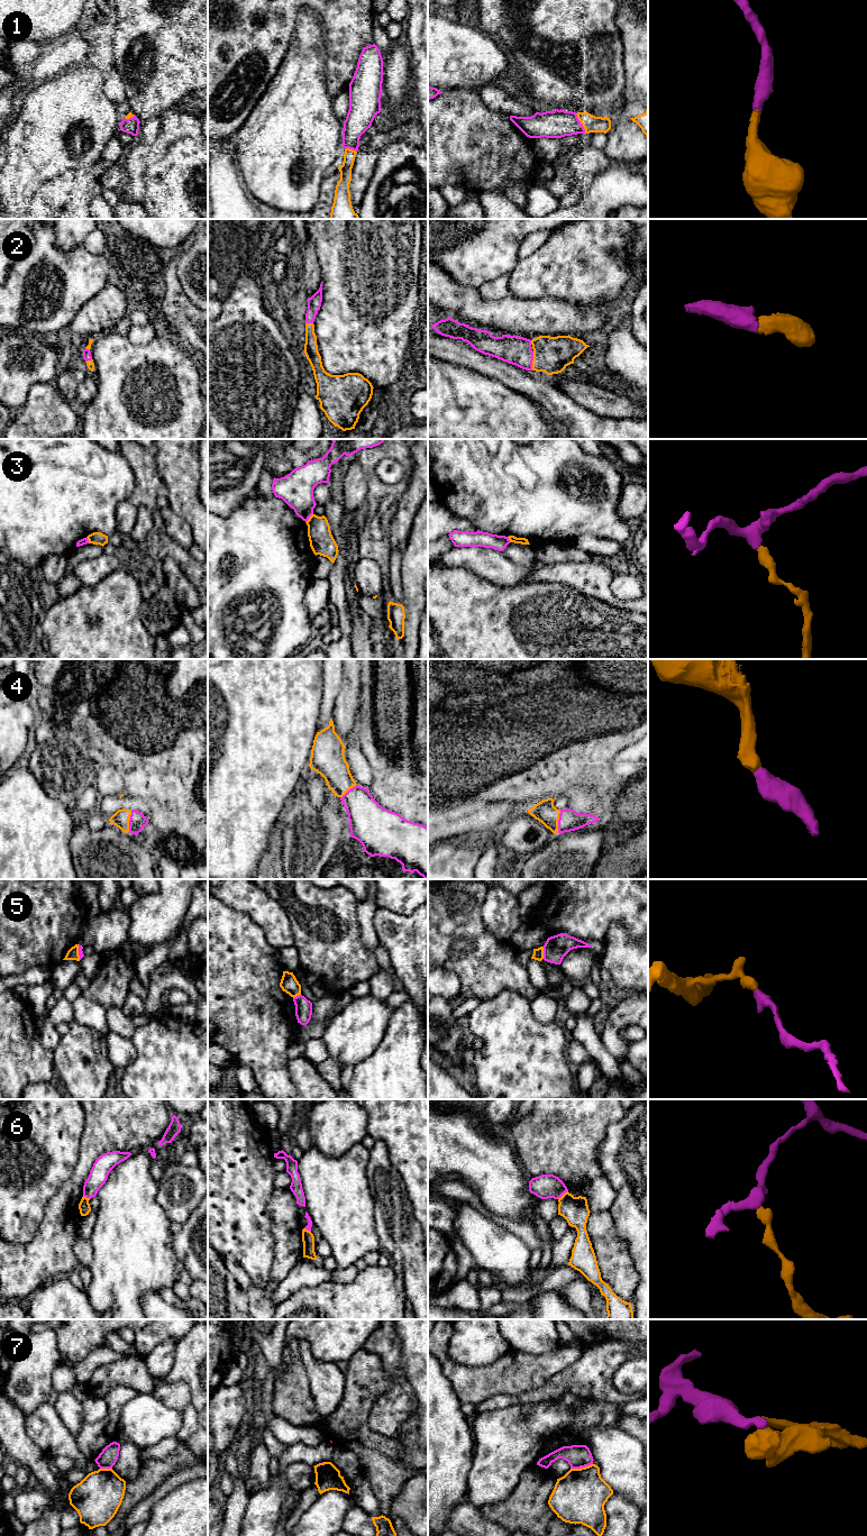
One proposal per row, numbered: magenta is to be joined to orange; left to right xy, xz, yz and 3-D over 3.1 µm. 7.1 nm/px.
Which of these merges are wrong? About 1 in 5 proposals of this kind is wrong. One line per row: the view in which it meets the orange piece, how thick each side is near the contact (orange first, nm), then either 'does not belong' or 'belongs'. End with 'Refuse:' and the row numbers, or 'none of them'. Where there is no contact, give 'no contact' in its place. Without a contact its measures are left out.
1: yz | 120/200 nm | belongs
2: yz | 260/200 nm | belongs
3: xz | 180/240 nm | does not belong
4: yz | 160/160 nm | belongs
5: yz | 80/170 nm | does not belong
6: yz | 190/180 nm | does not belong
7: yz | 380/160 nm | does not belong
Refuse: 3, 5, 6, 7

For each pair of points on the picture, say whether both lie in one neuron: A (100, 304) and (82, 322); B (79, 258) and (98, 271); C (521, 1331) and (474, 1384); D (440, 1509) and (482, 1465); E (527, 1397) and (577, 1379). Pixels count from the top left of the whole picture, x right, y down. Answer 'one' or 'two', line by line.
A: one
B: one
C: two
D: two
E: one

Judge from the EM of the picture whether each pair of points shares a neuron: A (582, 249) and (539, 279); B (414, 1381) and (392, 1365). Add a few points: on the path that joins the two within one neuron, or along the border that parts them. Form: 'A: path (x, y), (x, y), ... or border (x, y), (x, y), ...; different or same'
A: path (572, 259), (564, 267), (549, 272); same
B: border (401, 1344), (400, 1377), (402, 1381); different

